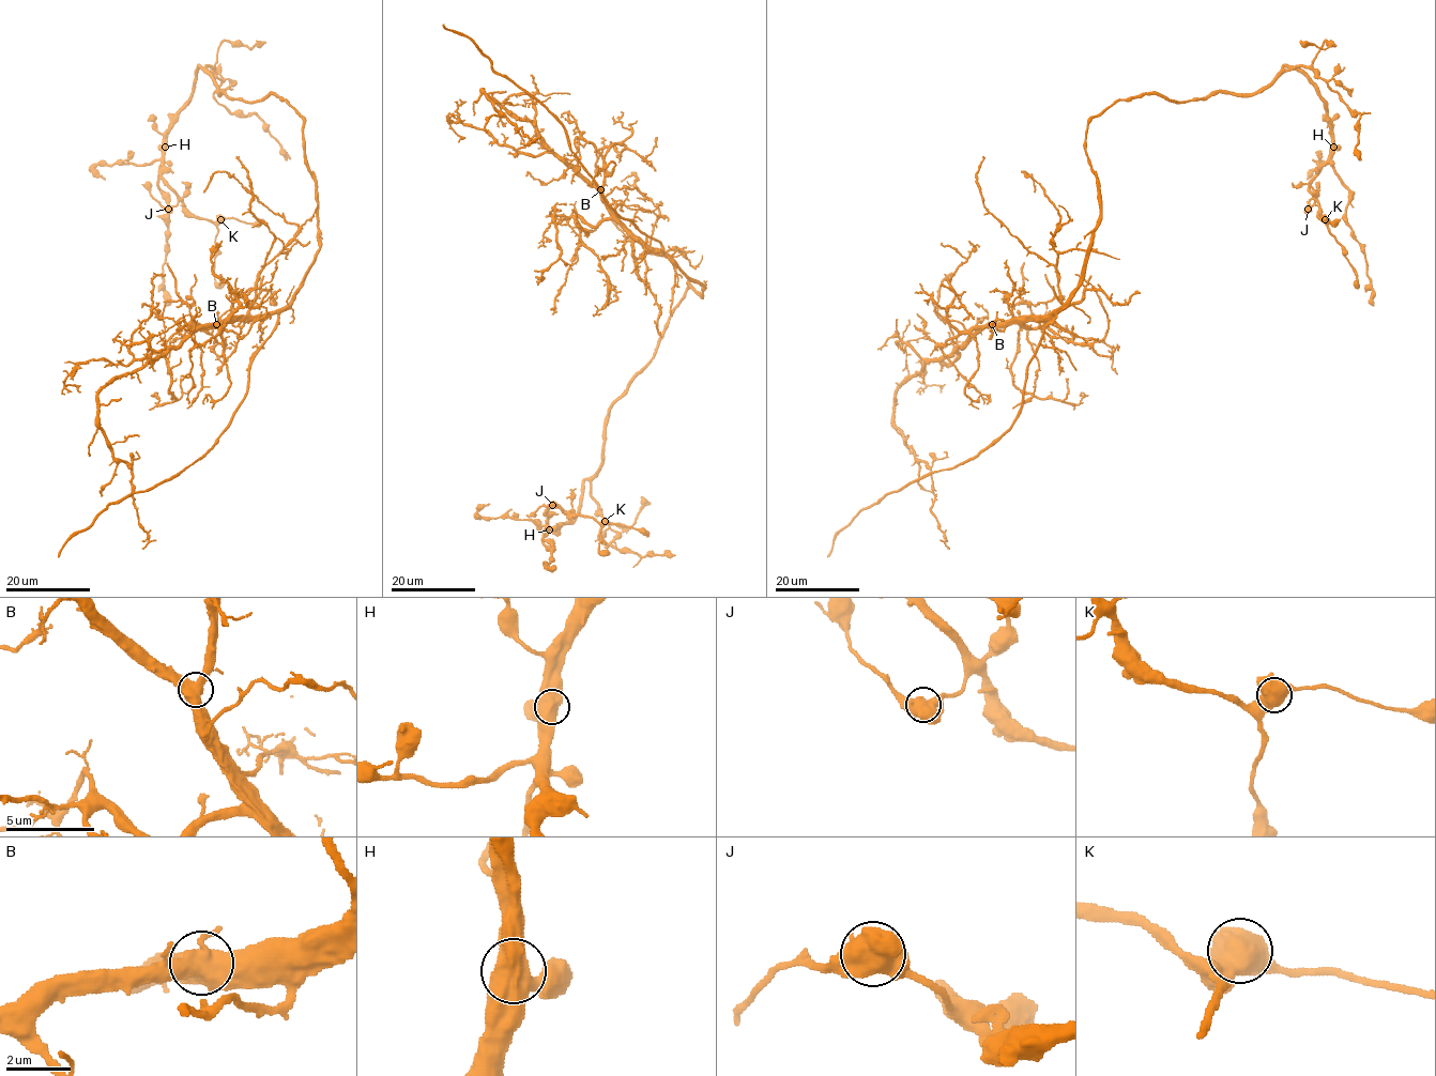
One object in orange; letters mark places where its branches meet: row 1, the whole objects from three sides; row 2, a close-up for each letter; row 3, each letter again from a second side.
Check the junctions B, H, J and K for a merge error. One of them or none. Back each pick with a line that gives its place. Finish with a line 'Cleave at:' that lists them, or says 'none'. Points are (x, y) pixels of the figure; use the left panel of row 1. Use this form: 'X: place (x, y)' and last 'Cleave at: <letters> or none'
Cleave at: none

